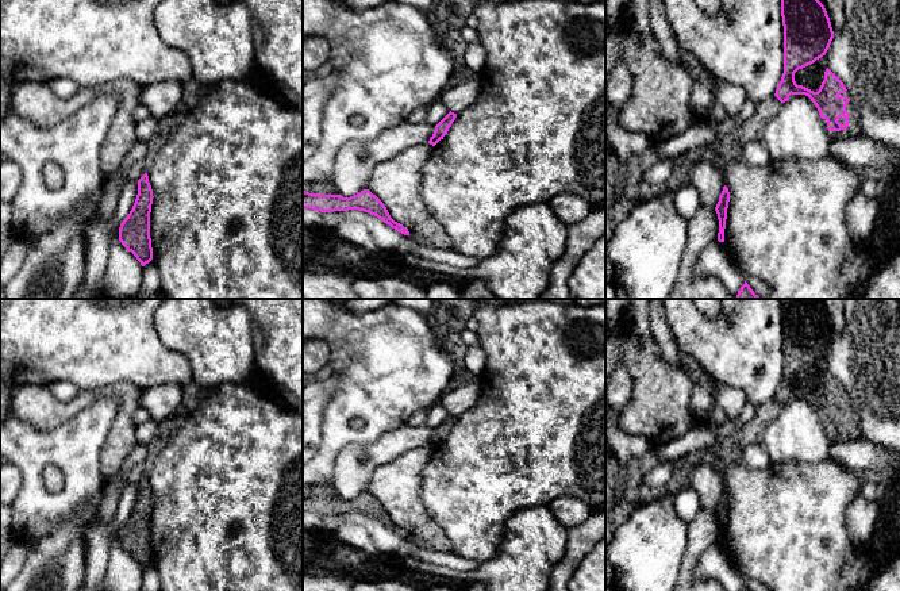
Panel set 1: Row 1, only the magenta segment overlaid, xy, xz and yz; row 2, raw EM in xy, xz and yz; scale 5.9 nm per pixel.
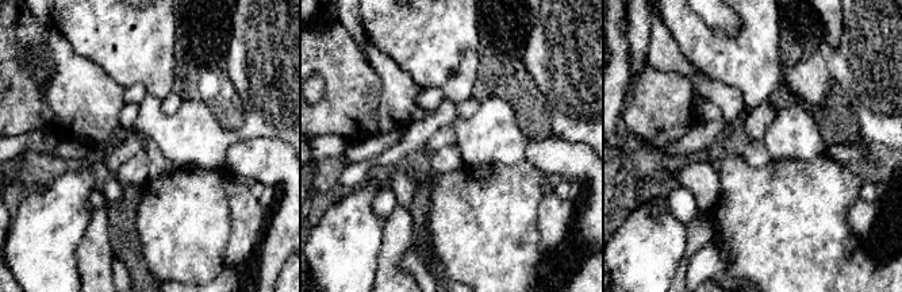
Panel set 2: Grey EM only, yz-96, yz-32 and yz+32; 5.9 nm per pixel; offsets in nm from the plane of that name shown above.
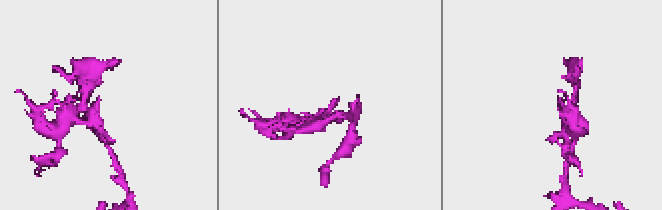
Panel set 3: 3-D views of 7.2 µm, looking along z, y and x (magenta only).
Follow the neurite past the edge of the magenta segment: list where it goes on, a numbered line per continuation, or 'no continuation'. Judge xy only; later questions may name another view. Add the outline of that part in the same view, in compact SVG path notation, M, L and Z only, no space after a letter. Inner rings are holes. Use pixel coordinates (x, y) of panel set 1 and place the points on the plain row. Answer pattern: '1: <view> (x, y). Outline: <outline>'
no continuation

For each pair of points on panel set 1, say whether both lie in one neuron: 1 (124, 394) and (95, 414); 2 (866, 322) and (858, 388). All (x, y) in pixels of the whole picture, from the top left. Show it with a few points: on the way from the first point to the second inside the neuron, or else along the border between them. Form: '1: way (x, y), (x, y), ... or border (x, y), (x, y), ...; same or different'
1: border (102, 396), (118, 405), (108, 432); different
2: way (866, 338), (866, 372); same

